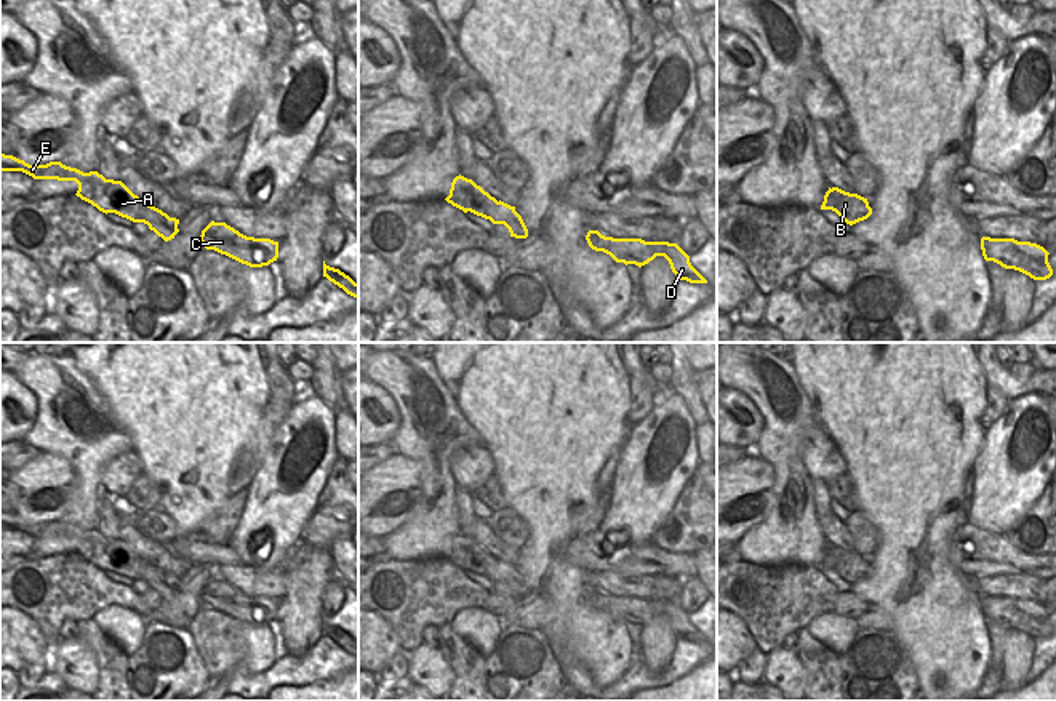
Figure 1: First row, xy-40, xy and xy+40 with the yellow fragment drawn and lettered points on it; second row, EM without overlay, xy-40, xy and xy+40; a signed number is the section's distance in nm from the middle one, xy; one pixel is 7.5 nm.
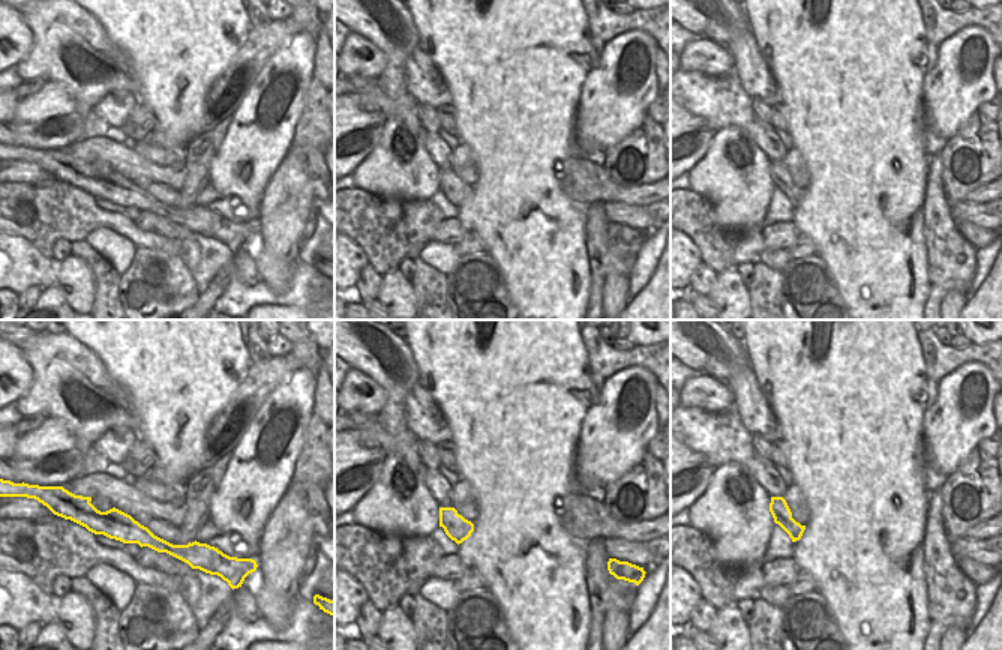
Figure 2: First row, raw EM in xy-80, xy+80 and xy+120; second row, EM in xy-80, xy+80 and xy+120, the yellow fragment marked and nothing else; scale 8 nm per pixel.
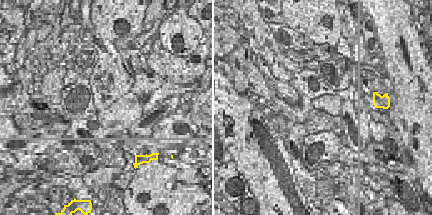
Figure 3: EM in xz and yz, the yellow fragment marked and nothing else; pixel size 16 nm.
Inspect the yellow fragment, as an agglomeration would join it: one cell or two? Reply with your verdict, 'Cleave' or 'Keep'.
Cleave.

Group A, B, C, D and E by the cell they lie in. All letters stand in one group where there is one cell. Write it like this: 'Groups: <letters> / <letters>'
Groups: A C D E / B.

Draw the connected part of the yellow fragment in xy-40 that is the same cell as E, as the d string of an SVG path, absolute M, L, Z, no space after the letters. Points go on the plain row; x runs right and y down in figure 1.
M0 512L0 530L22 530L34 538L75 539L77 555L91 562L102 571L115 571L133 581L144 581L165 600L179 591L179 578L170 576L162 568L134 554L122 539L106 538L98 530L83 531L77 527L50 520L46 523L29 523L13 514Z

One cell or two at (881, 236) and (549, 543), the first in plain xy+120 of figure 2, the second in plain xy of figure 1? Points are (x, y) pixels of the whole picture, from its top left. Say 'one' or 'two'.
one

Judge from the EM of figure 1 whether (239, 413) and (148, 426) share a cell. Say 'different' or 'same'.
same

